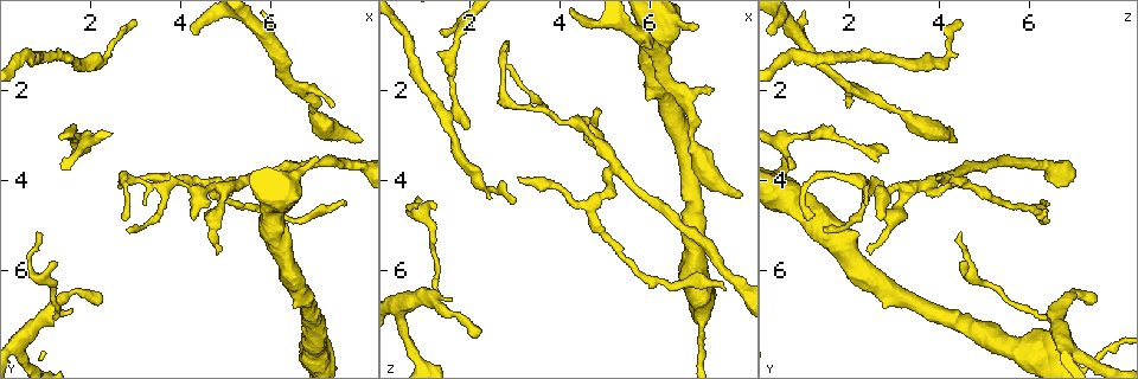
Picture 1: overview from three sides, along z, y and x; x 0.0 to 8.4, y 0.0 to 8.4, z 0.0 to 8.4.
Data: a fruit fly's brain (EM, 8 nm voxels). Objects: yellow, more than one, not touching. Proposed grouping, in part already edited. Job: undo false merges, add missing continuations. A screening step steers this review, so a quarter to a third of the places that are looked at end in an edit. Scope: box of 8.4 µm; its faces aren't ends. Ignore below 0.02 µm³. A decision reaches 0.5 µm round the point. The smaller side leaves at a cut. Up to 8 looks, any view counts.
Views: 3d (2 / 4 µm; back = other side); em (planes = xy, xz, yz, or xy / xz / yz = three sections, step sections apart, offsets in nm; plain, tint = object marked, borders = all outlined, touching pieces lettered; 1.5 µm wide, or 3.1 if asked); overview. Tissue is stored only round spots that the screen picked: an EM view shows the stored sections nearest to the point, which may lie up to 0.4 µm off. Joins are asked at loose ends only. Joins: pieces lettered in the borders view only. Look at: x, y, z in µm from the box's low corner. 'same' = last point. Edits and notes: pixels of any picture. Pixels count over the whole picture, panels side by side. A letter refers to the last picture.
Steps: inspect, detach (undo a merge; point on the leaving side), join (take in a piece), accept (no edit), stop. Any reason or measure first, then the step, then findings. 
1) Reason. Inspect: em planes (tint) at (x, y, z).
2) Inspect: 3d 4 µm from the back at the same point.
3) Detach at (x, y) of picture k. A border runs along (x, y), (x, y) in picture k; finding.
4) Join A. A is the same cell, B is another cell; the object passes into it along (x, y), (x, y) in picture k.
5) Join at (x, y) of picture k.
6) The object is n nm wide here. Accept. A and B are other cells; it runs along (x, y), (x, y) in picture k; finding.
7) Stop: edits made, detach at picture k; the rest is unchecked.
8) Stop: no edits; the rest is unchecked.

An open end. Inspect: em planes (tint) at (3.10, 3.95, 4.00).

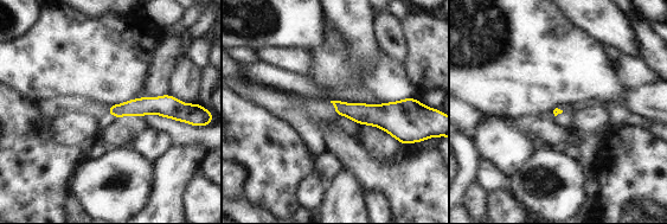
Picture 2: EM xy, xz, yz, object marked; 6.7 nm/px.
See the neighbours. Inspect: em planes (borders) at the same point.

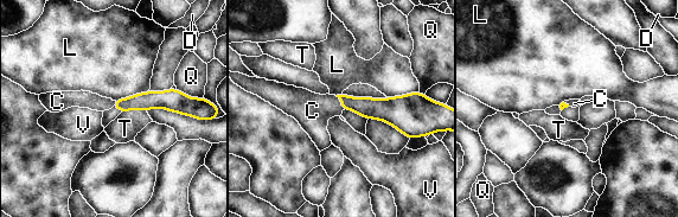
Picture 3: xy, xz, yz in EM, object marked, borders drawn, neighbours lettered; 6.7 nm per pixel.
Join C. C is the same cell, D, L, Q, T and V are other cells; the object passes into it along (368, 107), (340, 103), (312, 110) in picture 3; it goes on there.

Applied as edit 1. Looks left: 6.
Redraw. Inspect: overview.

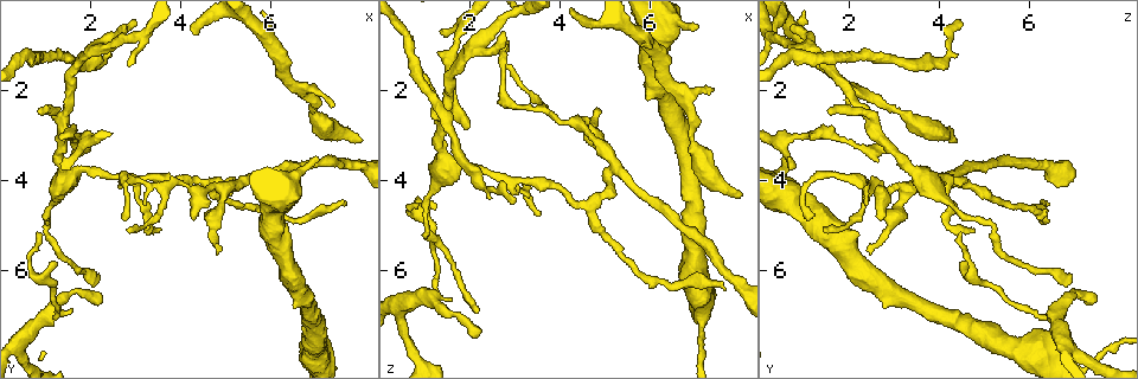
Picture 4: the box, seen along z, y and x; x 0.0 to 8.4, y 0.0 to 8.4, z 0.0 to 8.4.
Looks like a crossing. Inspect: em yz step 8 (tint) at (5.25, 4.10, 3.80).

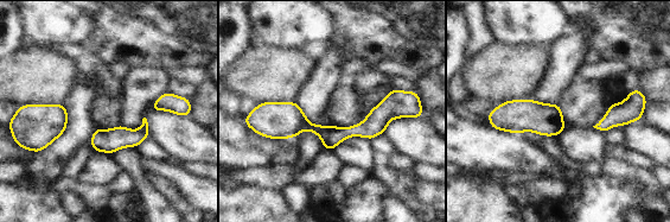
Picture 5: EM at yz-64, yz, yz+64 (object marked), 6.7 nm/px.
Inspect: em planes (borders) at the same point.

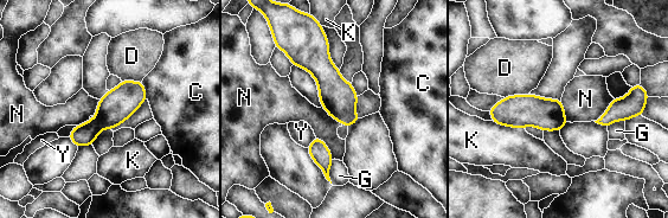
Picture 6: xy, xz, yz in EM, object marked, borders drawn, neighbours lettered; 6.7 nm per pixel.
Detach at (119, 104) of picture 6. C, D, G, K, N and Y are other cells; a second neuron is stuck on.

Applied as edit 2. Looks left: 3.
Redraw. Inspect: overview.

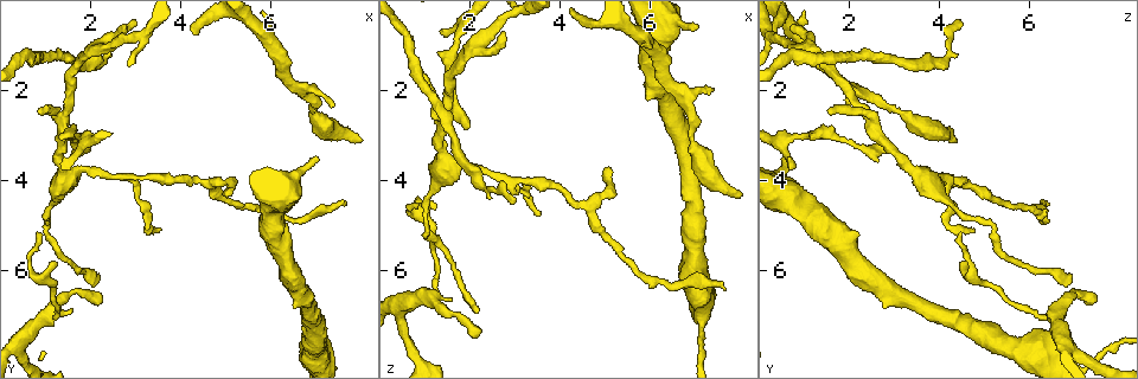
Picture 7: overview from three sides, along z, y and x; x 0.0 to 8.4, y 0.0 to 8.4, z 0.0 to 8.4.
Thin end. Inspect: 3d 2 µm at (2.90, 0.50, 4.55).

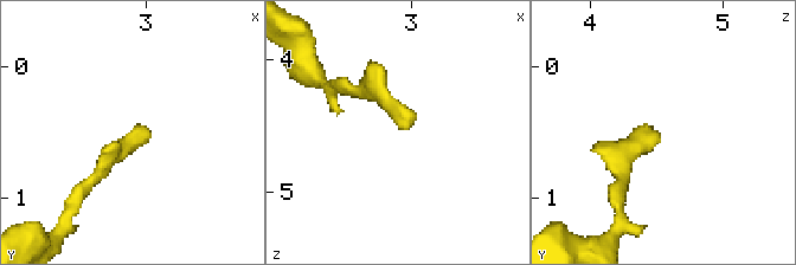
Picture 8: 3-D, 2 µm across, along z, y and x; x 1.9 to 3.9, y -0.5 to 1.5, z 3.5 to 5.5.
Inspect: em planes (borders) at (2.88, 0.54, 4.54).

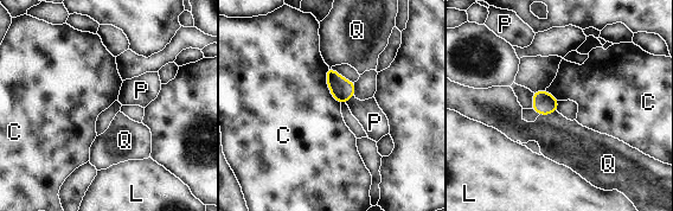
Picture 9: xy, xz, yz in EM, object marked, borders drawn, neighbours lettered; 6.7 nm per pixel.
The longest contact is with C, 280 nm. Accept. C, L, P and Q are other cells; a border runs along (327, 66), (326, 84), (340, 103) in picture 9; none of them fits.

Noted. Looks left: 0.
Stop: edits made, join at picture 3, detach at picture 6; the rest is unchecked.

